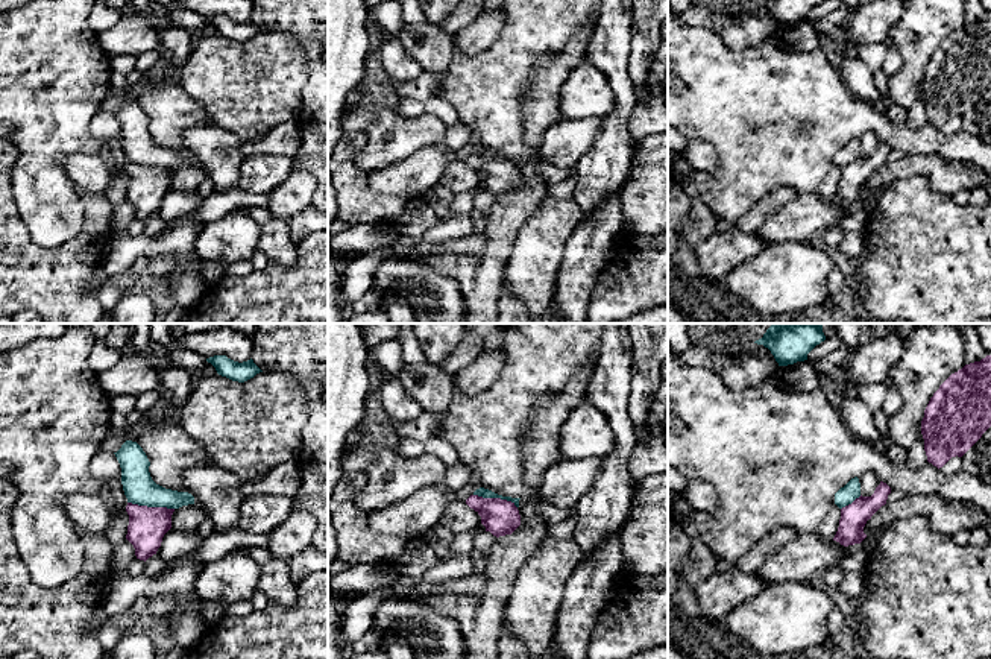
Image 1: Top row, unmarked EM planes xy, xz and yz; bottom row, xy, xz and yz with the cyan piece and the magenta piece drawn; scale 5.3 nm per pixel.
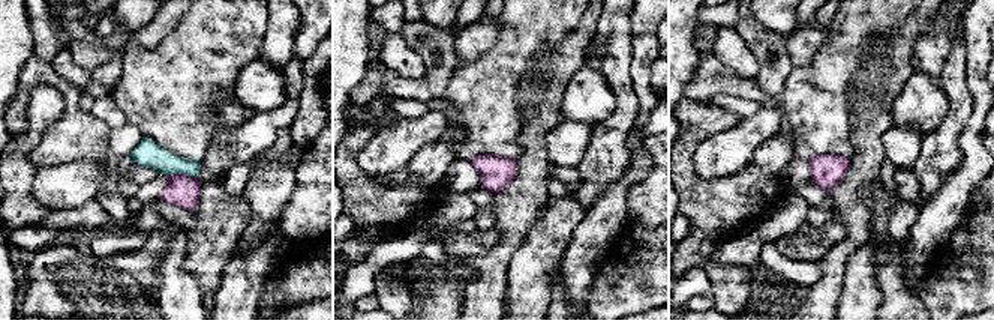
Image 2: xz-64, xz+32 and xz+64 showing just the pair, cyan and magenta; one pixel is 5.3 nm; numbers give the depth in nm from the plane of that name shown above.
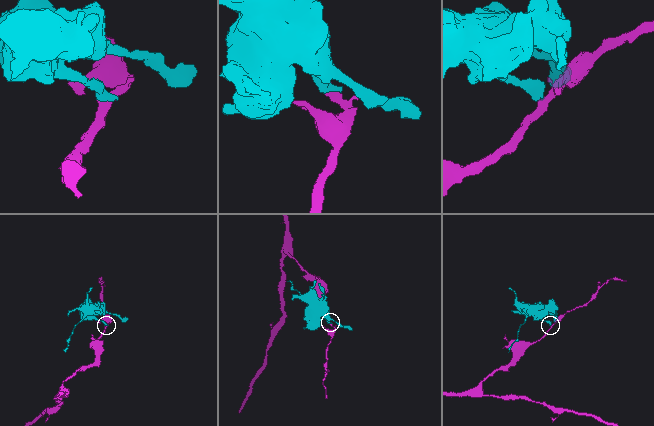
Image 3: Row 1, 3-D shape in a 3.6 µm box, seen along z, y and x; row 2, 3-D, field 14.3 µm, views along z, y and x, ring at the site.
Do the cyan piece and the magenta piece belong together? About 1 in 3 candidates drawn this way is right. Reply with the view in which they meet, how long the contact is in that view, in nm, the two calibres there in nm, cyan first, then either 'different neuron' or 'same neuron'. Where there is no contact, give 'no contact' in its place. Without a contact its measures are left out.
contact in xy; length 260 nm; calibres 160 and 200 nm; different neuron

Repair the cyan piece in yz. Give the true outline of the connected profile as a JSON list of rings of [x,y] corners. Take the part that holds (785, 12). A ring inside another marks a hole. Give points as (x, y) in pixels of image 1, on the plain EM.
[[[756,0],[771,11],[779,26],[807,20],[807,14],[824,0]]]

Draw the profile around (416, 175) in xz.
[[[442,144],[423,147],[390,169],[369,173],[369,187],[378,196],[423,197],[442,182],[451,159],[451,153]]]

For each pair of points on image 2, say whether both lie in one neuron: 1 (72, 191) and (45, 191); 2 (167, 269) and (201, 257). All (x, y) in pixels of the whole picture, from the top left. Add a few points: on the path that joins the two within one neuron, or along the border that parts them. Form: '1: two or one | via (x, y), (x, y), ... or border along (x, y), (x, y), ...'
1: one | via (66, 191), (51, 191)
2: two | border along (185, 230), (185, 268), (195, 278), (201, 293)

